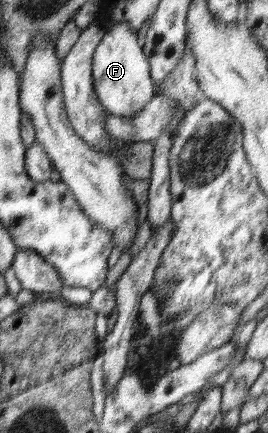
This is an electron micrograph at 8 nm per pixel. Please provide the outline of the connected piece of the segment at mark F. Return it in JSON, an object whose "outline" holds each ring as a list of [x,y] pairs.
{"outline":[[[128,22],[114,24],[106,30],[93,55],[92,77],[96,97],[103,109],[112,116],[136,115],[154,97],[148,60],[143,46],[138,43],[138,31],[131,28]]]}

